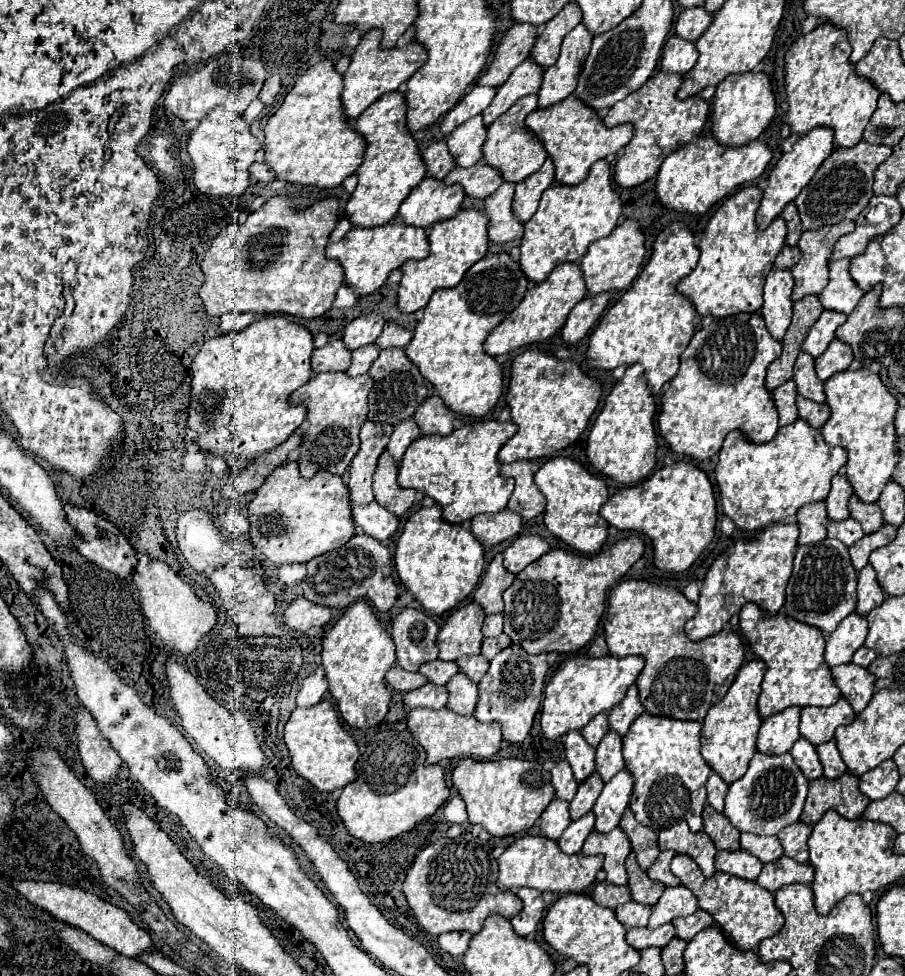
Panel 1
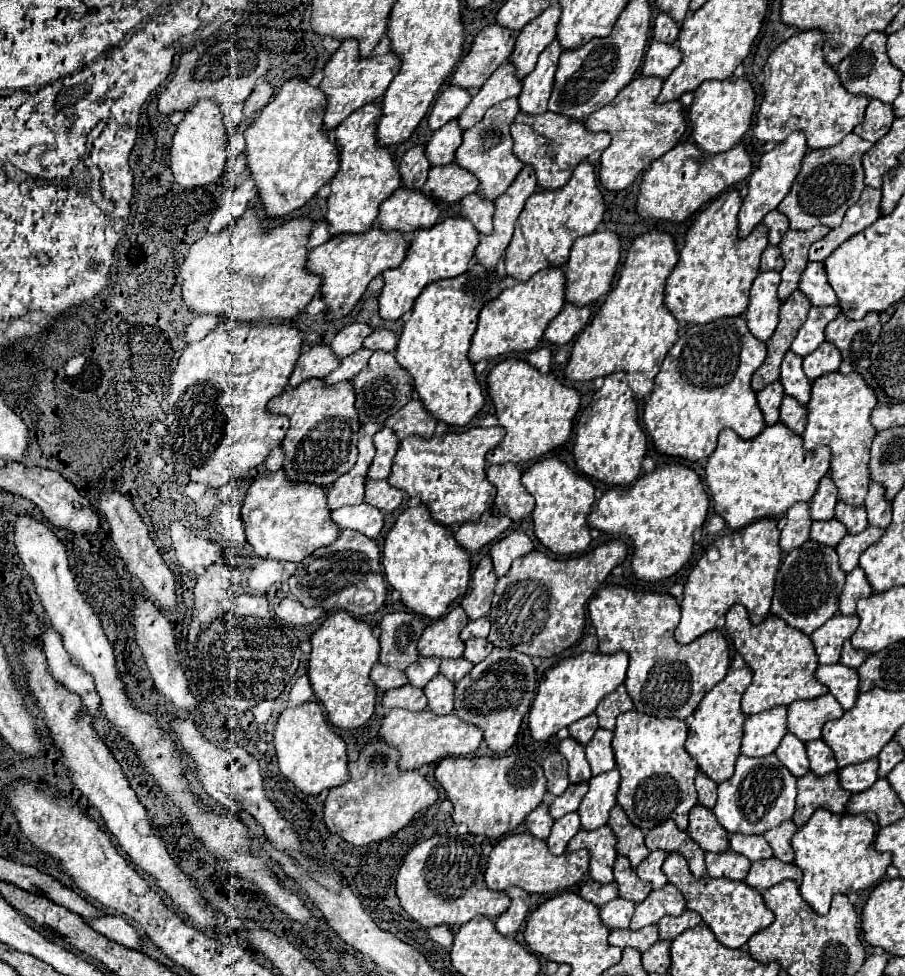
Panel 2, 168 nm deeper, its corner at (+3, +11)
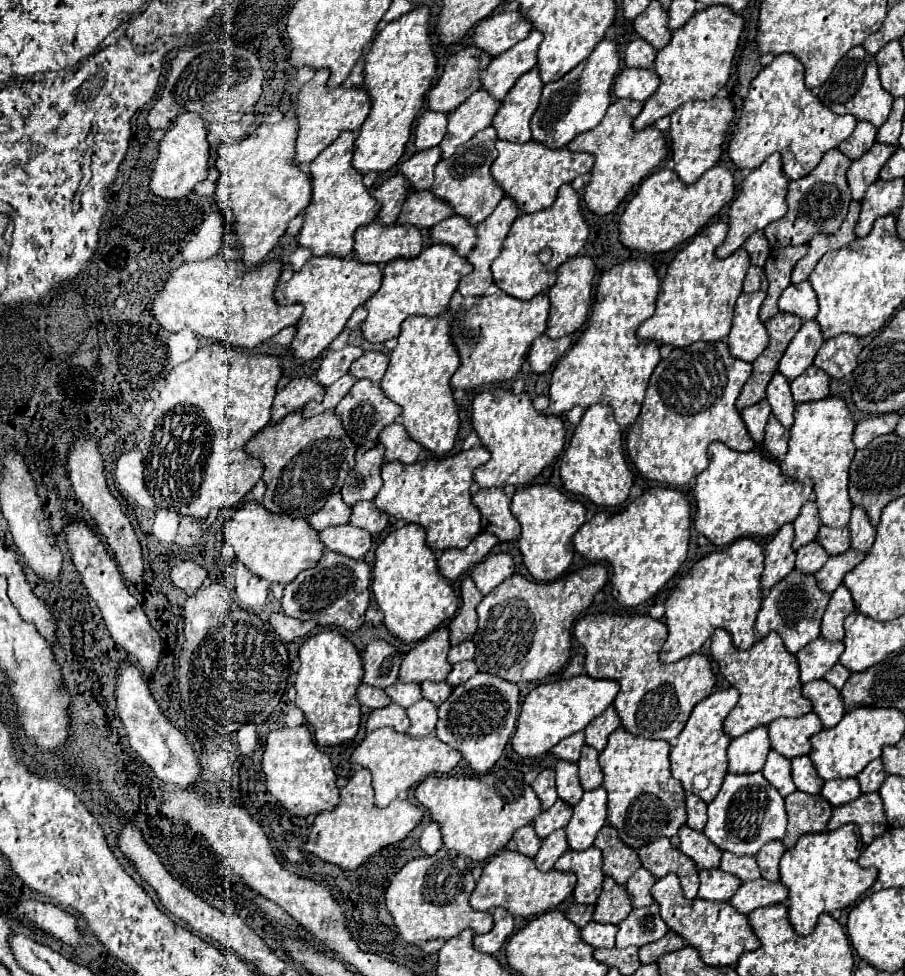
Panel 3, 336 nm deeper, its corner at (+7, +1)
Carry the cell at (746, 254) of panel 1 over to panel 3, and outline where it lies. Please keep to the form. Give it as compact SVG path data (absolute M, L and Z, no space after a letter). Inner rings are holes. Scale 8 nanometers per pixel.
M711 222L703 226L701 232L695 234L683 250L677 252L663 278L657 310L639 326L639 338L673 346L689 346L697 340L715 342L727 338L729 326L733 322L733 306L743 292L743 278L751 266L745 248L739 248L725 260L715 256L715 248L723 244L727 230L729 224Z

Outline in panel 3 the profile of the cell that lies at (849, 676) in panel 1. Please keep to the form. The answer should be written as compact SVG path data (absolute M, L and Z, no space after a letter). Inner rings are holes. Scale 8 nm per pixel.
M813 680L803 684L803 696L813 702L813 710L821 718L823 728L833 728L845 714L841 692L825 680Z

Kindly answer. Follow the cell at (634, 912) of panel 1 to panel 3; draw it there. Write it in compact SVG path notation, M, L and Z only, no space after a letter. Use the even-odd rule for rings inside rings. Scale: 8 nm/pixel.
M591 920L583 930L581 936L593 948L613 948L617 936L617 924L601 924Z

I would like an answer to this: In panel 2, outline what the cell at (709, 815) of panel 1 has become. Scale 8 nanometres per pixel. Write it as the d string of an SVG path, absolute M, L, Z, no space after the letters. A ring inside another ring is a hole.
M699 804L689 812L687 834L705 852L725 852L729 848L729 834L725 832L725 828L721 828L709 808L699 808Z

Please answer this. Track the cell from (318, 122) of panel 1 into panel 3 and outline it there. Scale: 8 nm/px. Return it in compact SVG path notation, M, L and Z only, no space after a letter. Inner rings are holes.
M287 116L275 124L259 124L257 130L235 144L219 148L219 184L217 204L227 214L229 232L237 234L247 266L259 264L265 254L285 234L289 222L309 206L313 182L307 172L295 164L297 118Z

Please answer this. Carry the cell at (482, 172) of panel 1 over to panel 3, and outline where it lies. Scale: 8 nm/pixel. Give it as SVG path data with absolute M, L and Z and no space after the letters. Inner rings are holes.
M415 190L407 196L397 222L413 224L417 228L431 228L451 214L451 206L447 206L447 202L441 202L431 190Z

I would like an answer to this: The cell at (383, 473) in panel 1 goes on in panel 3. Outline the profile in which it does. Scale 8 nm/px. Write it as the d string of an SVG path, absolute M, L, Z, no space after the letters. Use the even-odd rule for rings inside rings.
M357 502L353 506L353 514L349 524L369 530L371 534L379 534L387 524L389 524L389 516L381 510L377 510L377 506L373 502Z

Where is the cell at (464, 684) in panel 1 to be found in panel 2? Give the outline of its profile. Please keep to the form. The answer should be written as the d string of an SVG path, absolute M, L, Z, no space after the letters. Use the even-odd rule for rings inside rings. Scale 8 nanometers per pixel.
M437 674L427 686L425 686L425 696L427 696L427 708L433 714L445 716L453 712L453 684L445 680L445 676Z

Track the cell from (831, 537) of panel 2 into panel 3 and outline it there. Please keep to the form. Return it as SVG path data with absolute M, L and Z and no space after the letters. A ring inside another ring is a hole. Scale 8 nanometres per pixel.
M809 542L805 546L801 546L801 550L797 550L797 570L815 574L825 562L827 562L829 554L825 554L825 550L821 550L821 546L817 546L817 542Z

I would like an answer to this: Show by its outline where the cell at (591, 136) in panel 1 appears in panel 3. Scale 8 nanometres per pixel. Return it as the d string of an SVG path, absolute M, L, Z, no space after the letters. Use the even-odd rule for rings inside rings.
M499 140L497 144L499 156L495 158L491 172L493 178L497 182L501 182L501 188L515 198L515 202L519 204L519 208L527 214L531 212L539 212L547 206L551 206L557 198L557 190L561 184L565 182L573 182L579 174L585 174L591 170L593 166L593 154L589 152L571 152L567 146L565 148L557 148L551 150L549 146L541 144L541 142L505 142Z

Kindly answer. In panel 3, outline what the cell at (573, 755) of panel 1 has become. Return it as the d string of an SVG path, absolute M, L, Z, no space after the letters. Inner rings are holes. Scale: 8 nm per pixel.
M559 760L555 766L555 778L557 778L559 798L565 800L567 804L575 806L583 796L583 788L581 788L579 778L577 778L577 764Z

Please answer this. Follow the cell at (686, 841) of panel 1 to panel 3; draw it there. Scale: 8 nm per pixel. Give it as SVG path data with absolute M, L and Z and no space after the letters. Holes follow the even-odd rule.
M659 838L651 844L645 844L639 848L639 858L643 862L643 868L647 868L653 876L661 878L669 872L677 874L683 886L685 898L693 900L699 890L699 876L695 862L681 854L681 850L673 848L669 838Z

